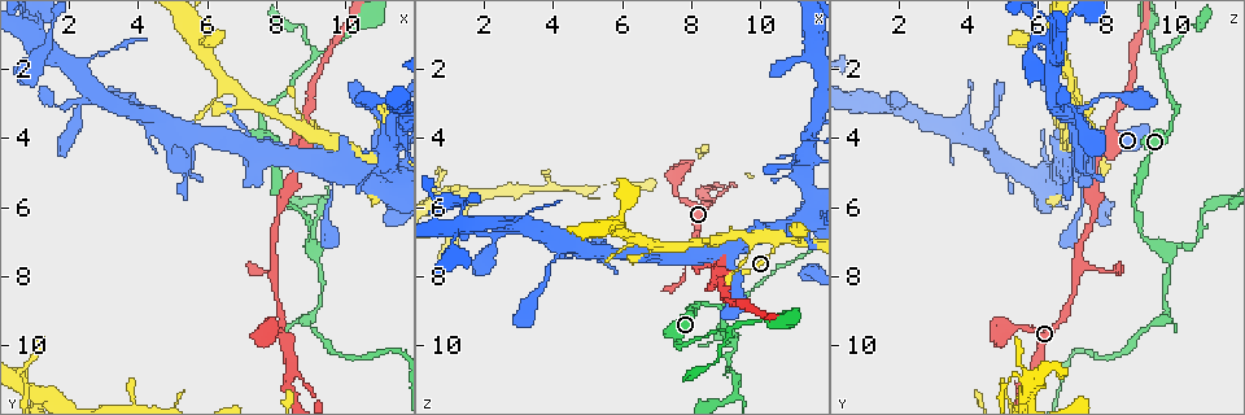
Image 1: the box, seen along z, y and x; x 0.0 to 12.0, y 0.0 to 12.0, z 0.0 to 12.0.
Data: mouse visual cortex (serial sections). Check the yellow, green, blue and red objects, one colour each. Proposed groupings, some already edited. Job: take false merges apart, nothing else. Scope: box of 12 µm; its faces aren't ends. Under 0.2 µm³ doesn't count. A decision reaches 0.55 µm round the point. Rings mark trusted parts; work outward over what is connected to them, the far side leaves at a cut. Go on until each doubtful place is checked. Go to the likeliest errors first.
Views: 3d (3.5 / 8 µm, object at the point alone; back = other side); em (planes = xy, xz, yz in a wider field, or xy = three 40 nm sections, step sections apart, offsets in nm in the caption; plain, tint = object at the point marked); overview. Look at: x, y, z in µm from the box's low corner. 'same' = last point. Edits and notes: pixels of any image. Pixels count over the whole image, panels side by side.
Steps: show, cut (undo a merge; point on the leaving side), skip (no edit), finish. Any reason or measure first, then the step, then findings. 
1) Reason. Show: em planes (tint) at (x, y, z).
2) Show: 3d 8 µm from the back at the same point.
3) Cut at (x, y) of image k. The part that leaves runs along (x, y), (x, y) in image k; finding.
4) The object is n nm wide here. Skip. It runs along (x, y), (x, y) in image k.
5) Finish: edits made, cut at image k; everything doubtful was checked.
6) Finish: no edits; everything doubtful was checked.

Sharp bend. Show: 3d 8 µm at (10.9, 4.7, 6.9).

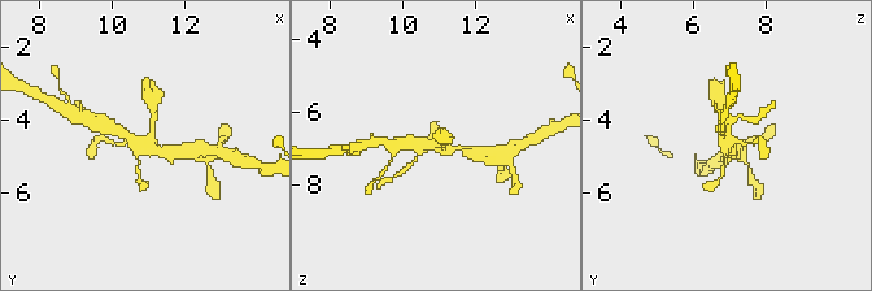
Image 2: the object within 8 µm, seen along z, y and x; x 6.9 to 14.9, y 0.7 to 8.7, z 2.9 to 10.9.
Zoom in. Show: 3d 3.5 µm at (10.9, 4.7, 6.9).

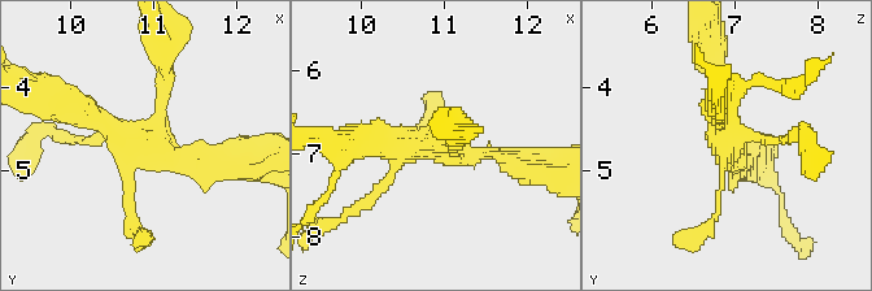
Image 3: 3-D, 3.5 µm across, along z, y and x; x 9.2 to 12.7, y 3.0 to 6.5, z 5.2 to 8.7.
Skip. It runs along (87, 139), (147, 143), (162, 64) in image 3; continuous, no second cell.

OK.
Thick turns thin. Show: 3d 3.5 µm at (9.1, 7.3, 9.8).

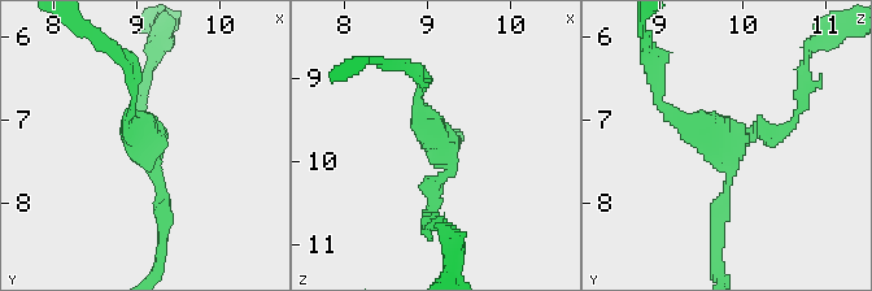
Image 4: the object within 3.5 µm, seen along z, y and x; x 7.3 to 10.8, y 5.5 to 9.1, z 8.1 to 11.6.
3 arms meet here; the arms are 150, 150, 150 nm wide. Show: em xy step 2 (tint) at (9.15, 7.25, 9.80).

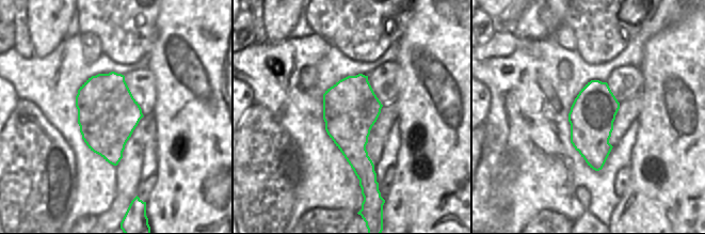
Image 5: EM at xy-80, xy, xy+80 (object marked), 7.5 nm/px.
Show: em xy step 1 (tint) at the same point.

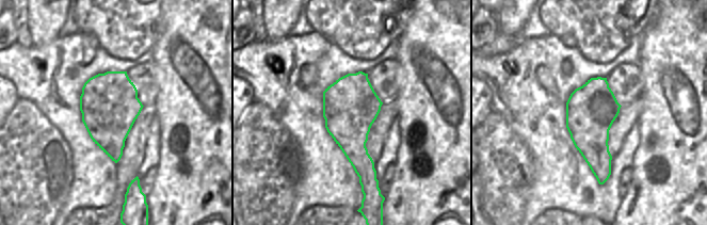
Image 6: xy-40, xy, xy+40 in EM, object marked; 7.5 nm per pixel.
Skip. It runs along (665, 107), (731, 147), (718, 222) in image 4; one cell here.

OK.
A narrow waist. Show: 3d 8 µm at (9.1, 9.5, 9.2).

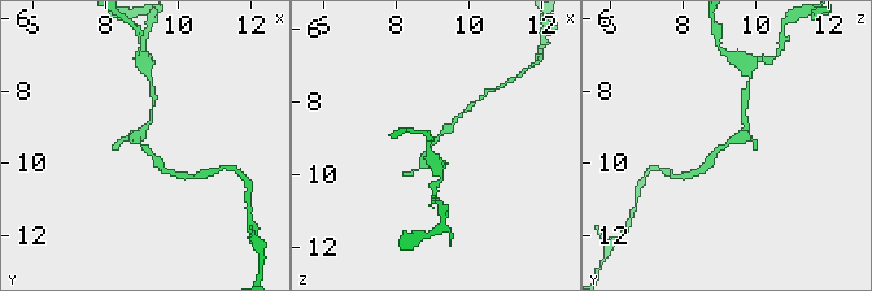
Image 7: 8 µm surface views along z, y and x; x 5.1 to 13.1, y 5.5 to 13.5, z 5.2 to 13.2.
Show: 3d 3.5 µm at (9.0, 9.5, 9.2).

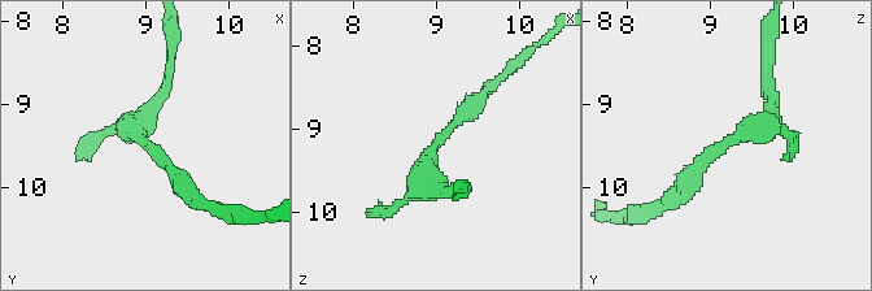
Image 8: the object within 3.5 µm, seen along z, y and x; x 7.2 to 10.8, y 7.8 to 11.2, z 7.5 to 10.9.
Skip. It runs along (771, 99), (668, 199) in image 8; one cell here.

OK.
A fork. Show: 3d 8 µm at (8.4, 10.8, 5.8).

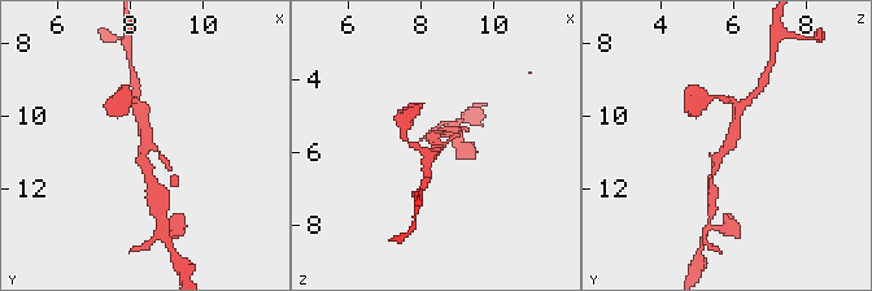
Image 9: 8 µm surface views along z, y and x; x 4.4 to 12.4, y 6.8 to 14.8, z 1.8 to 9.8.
3 arms meet here; the arms are 100, 200, 250 nm wide. Show: em xy step 1 (tint) at (8.4, 10.8, 5.8).

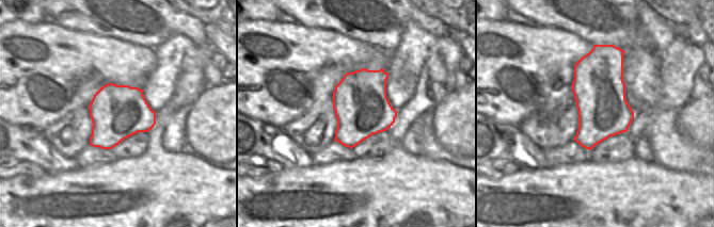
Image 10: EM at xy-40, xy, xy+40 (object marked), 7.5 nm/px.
Skip. It runs along (738, 111), (713, 177) in image 9; continuous, no second cell.

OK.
Finish: no edits; everything doubtful was checked.

